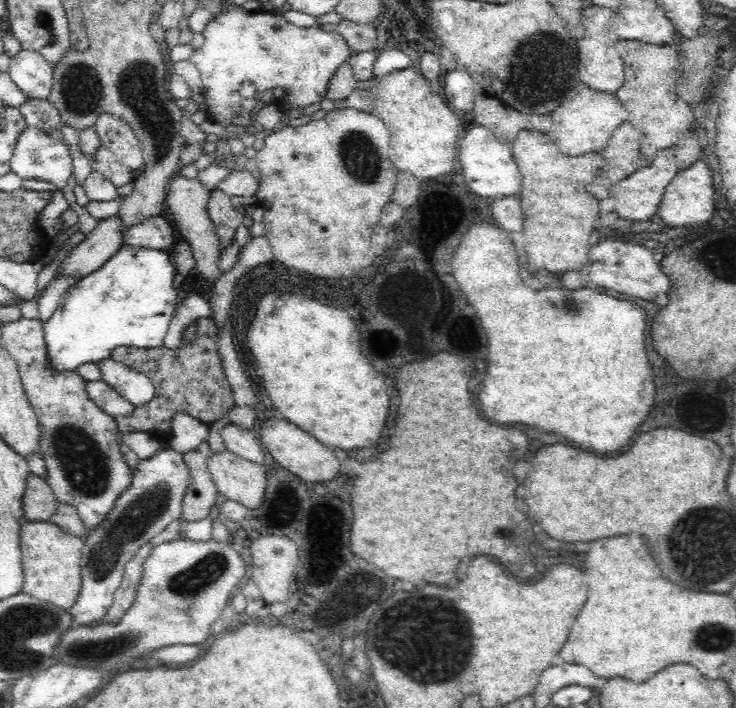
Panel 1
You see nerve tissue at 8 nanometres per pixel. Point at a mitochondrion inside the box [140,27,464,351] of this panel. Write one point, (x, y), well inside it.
(360, 157)

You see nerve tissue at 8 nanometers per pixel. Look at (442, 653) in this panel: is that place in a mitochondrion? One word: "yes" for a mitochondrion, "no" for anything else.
yes

